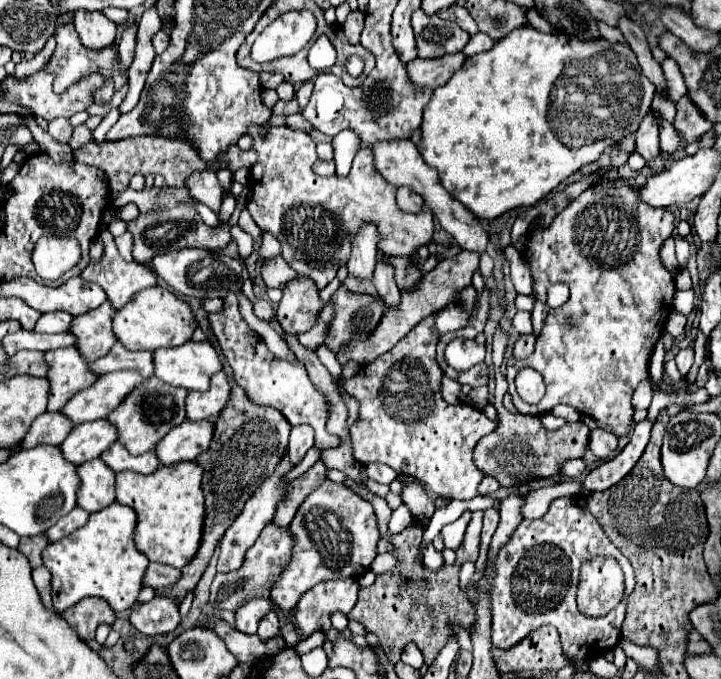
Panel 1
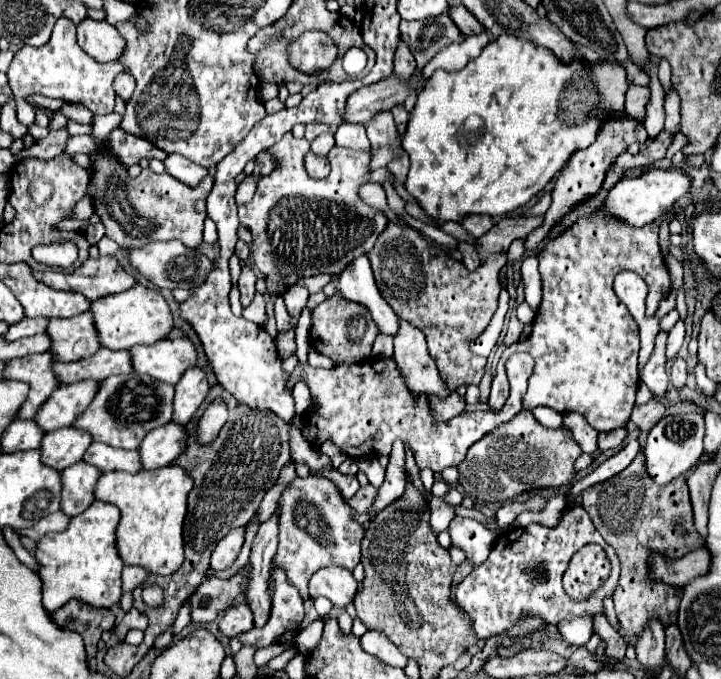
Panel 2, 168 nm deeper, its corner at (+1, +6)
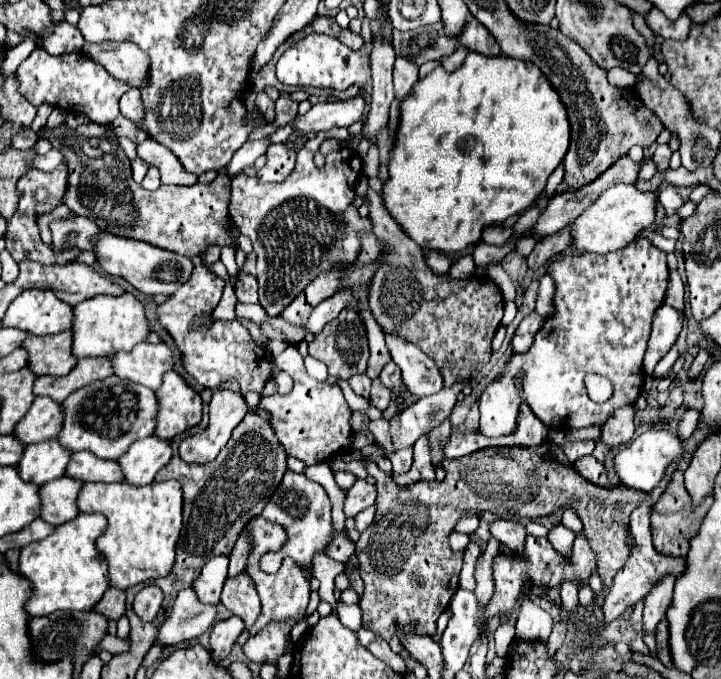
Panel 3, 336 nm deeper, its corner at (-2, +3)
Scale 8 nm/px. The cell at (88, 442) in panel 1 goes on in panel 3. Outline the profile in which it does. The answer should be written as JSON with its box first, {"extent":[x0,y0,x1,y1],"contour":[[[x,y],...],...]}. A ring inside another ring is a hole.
{"extent":[16,440,70,484],"contour":[[[46,440],[44,444],[30,444],[24,448],[24,454],[16,466],[20,478],[32,484],[46,484],[64,476],[64,468],[68,466],[70,452],[64,452],[56,440]]]}

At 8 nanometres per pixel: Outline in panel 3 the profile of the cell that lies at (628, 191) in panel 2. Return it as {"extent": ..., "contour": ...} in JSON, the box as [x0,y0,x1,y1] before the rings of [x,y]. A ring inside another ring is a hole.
{"extent":[572,184,656,254],"contour":[[[616,184],[600,194],[600,198],[588,206],[574,222],[572,222],[572,246],[578,252],[594,252],[608,254],[630,244],[640,230],[648,228],[656,216],[656,194],[640,192],[632,184]]]}

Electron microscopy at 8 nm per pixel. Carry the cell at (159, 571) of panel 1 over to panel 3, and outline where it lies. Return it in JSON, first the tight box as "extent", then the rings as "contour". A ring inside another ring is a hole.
{"extent":[94,588,126,622],"contour":[[[108,588],[100,602],[94,606],[94,612],[106,616],[106,620],[118,622],[120,616],[126,614],[126,592],[120,592],[118,588]]]}

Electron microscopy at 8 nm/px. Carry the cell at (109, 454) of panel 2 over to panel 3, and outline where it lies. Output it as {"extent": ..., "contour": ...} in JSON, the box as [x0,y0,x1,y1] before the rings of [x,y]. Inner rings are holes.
{"extent":[64,452,122,482],"contour":[[[76,452],[68,466],[64,476],[80,480],[80,482],[118,482],[122,480],[120,468],[116,468],[114,460],[100,460],[92,456],[90,452]]]}

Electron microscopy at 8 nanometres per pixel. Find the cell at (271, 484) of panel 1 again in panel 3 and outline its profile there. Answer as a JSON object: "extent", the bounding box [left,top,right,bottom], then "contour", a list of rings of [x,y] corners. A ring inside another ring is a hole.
{"extent":[192,558,228,604],"contour":[[[212,558],[206,562],[198,578],[192,582],[192,590],[196,592],[198,600],[202,604],[220,604],[220,592],[226,582],[226,572],[228,572],[228,558]]]}

